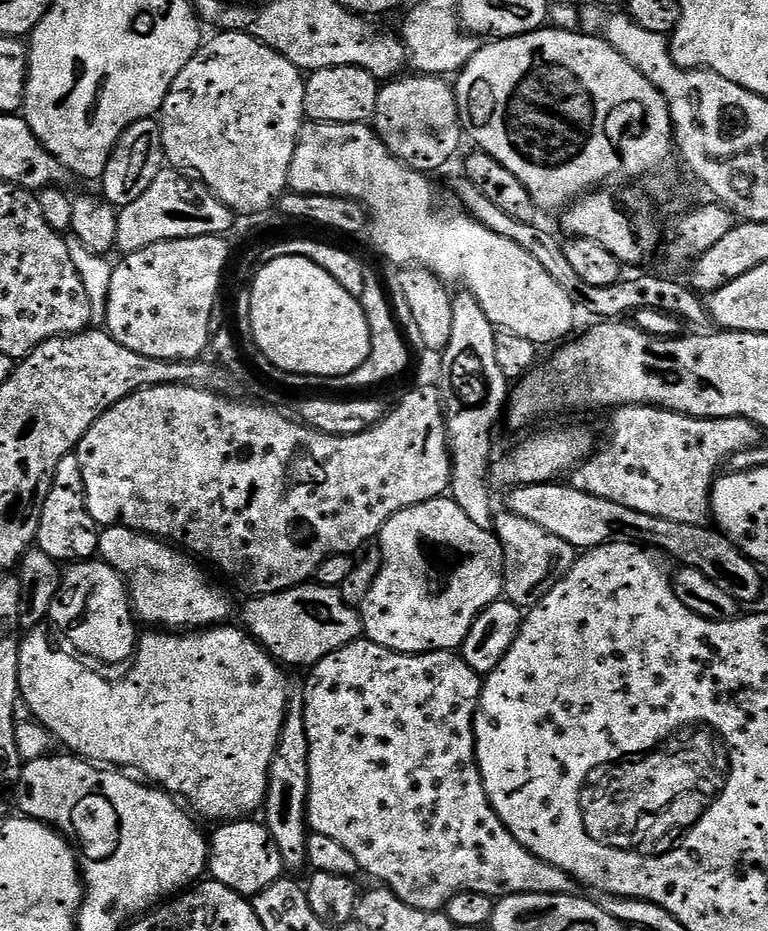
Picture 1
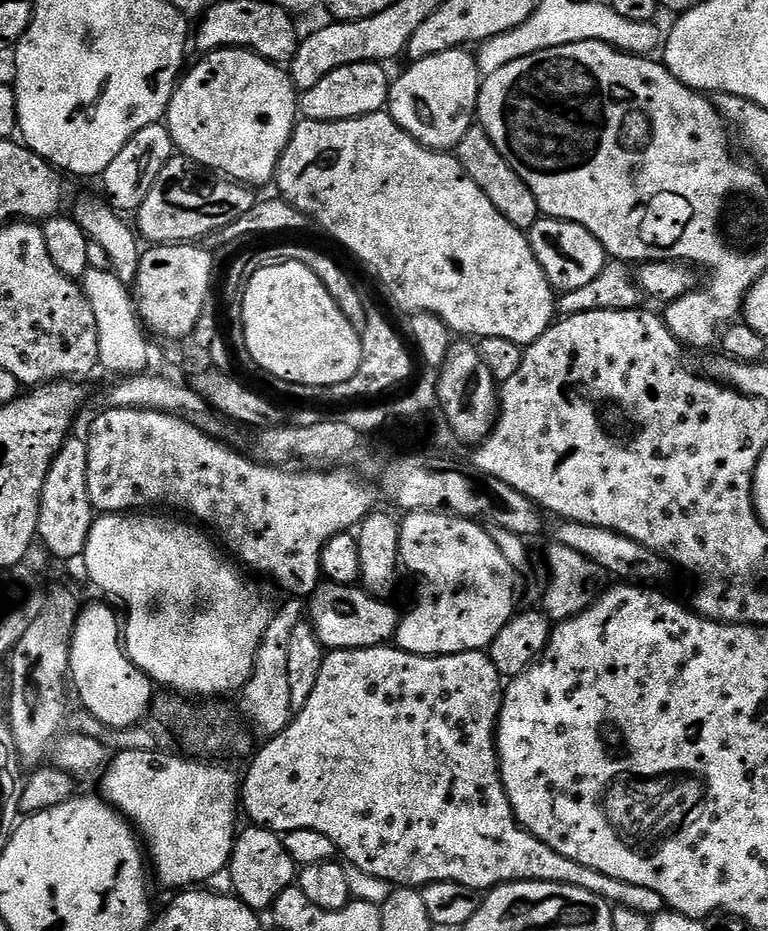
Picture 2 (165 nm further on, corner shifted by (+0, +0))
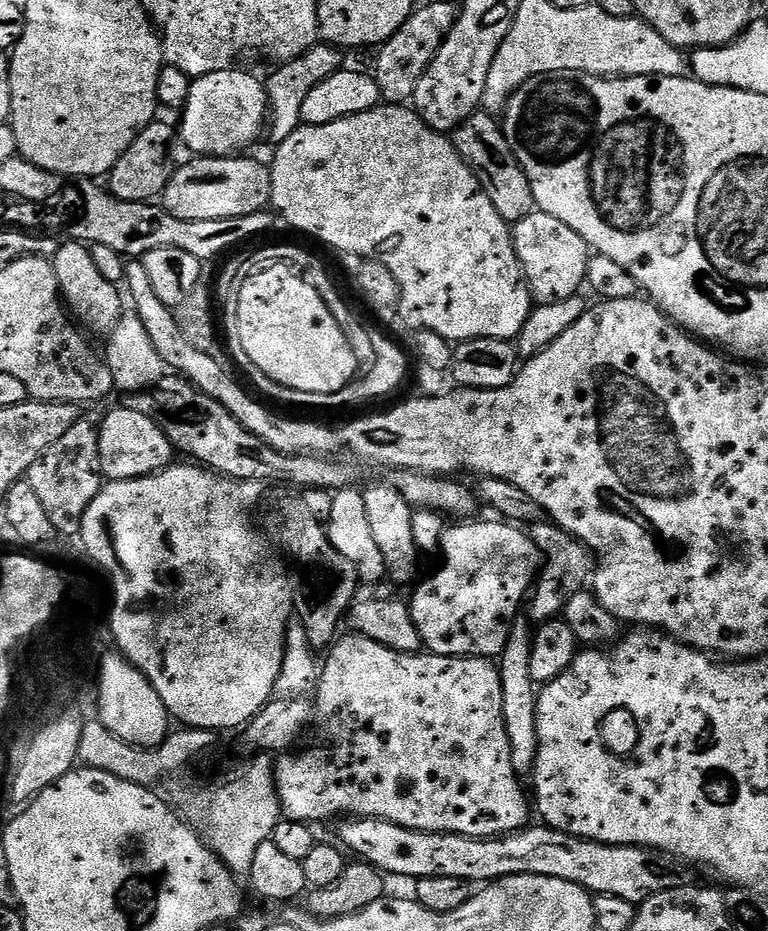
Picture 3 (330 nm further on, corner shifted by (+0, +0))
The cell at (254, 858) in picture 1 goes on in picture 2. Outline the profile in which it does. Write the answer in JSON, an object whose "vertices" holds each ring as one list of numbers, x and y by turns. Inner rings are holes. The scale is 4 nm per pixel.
{"vertices":[[248,826,236,837,230,861,232,886,241,902,254,910,271,909,282,890,293,887,298,876,298,866,290,858,283,839,271,828]]}

